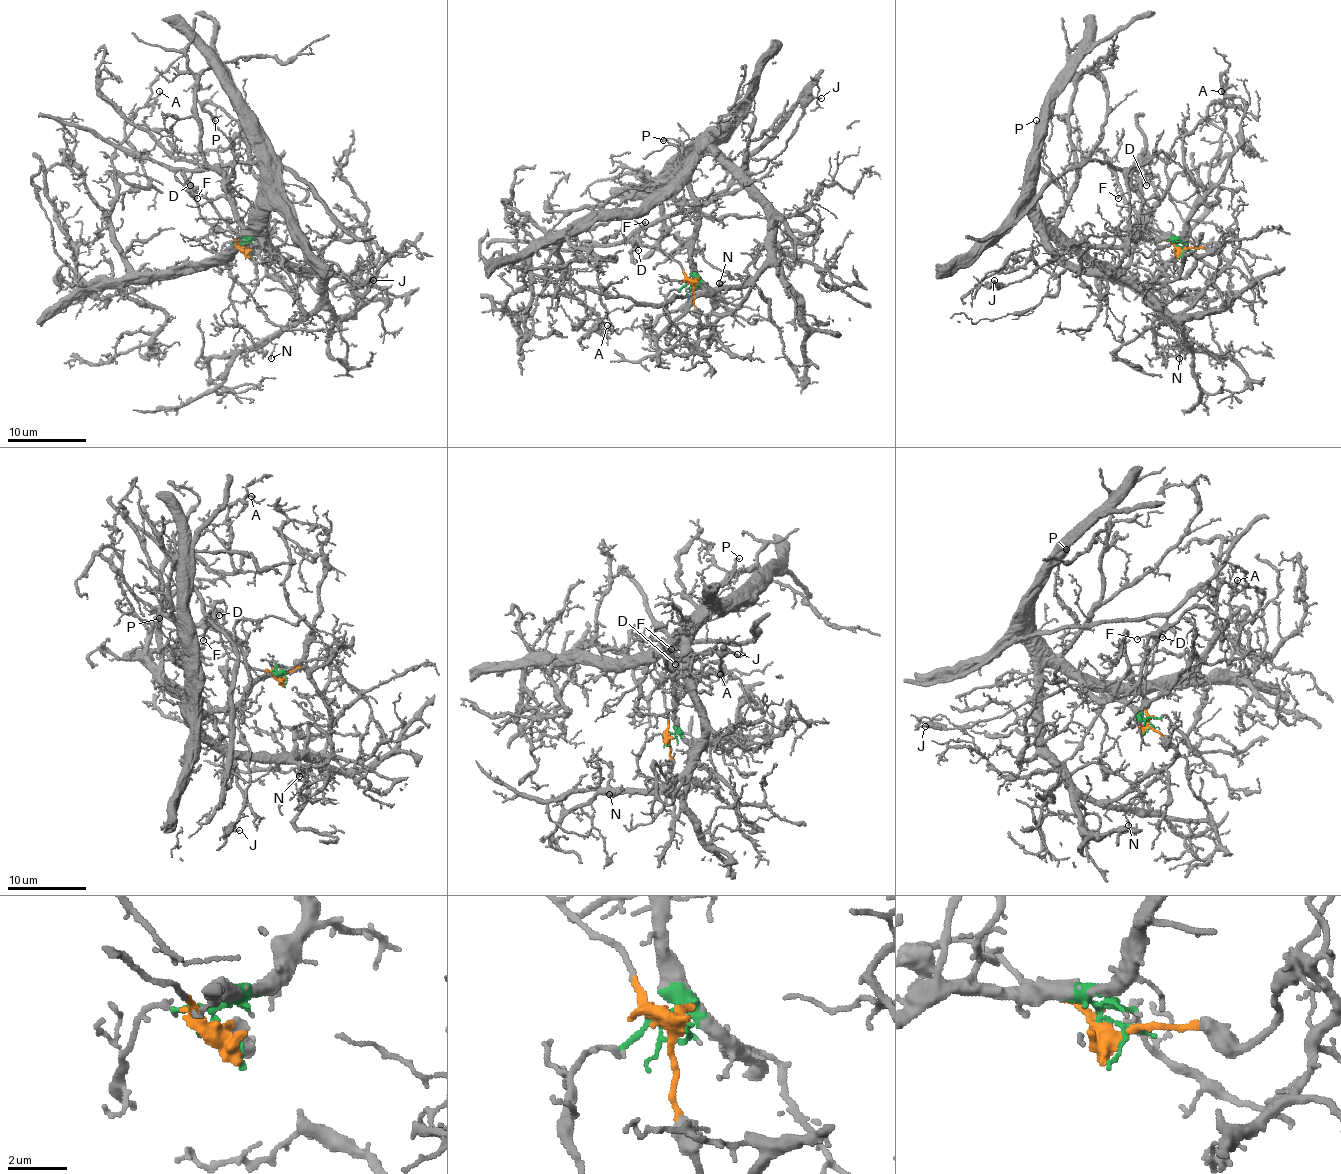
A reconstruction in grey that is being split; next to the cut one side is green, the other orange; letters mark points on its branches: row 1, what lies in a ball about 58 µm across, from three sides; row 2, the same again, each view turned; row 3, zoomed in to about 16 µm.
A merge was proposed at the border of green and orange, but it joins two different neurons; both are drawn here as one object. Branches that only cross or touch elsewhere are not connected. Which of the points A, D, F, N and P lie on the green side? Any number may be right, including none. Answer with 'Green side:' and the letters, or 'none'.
Green side: A, N, P

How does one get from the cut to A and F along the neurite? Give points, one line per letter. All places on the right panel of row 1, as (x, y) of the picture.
A: (1182, 250), (1159, 239), (1080, 249), (1117, 272), (1171, 182), (1188, 174), (1208, 183), (1222, 91)
F: (1182, 250), (1143, 223), (1139, 197), (1127, 191), (1117, 197)

